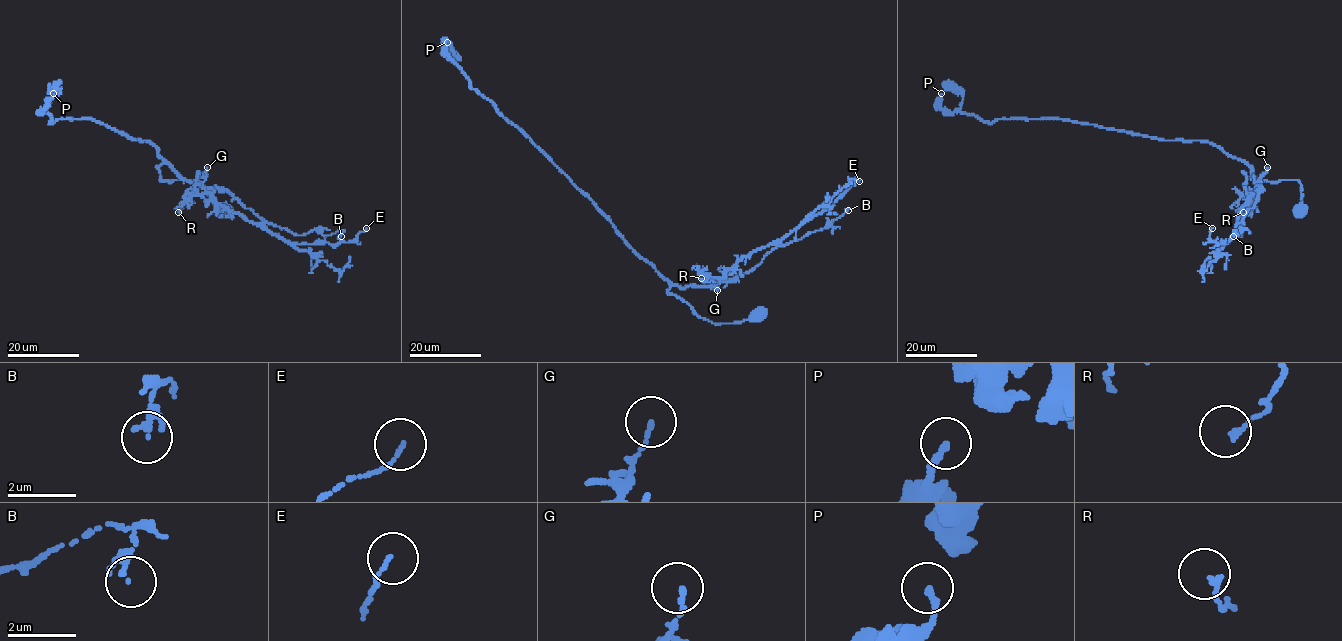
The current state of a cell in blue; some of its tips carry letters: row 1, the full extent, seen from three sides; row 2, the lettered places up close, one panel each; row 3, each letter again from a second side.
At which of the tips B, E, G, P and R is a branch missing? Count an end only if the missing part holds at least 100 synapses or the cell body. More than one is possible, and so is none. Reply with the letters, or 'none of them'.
none of them

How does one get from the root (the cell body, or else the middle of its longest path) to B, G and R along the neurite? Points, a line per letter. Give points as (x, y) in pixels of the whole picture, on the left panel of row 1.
B: (222, 210), (198, 182), (162, 181), (156, 166), (225, 190), (298, 235), (341, 236)
G: (222, 210), (198, 182), (162, 181), (156, 166), (169, 163), (190, 181), (201, 177), (207, 167)
R: (222, 210), (198, 182), (162, 181), (156, 166), (162, 163), (208, 192), (192, 194), (178, 212)

